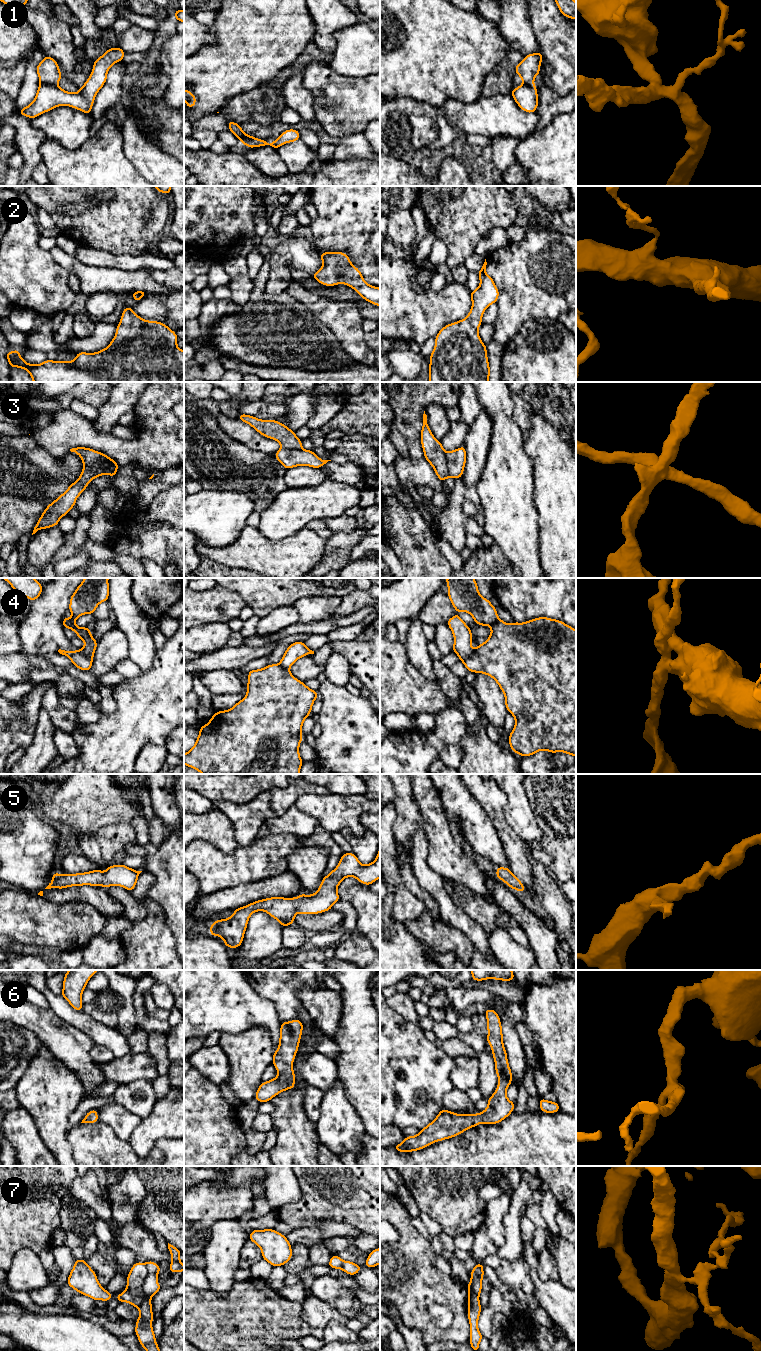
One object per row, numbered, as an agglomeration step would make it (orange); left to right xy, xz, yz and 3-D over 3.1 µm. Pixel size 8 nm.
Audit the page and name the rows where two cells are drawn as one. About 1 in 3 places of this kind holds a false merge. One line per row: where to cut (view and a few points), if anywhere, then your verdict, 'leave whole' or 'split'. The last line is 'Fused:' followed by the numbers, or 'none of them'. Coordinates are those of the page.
1: xy (40, 82), (54, 85) | split
2: no cut | leave whole
3: yz (445, 452), (448, 474), (450, 476) | split
4: yz (473, 649), (463, 662) | split
5: no cut | leave whole
6: no cut | leave whole
7: xy (146, 1264), (147, 1276), (142, 1286), (143, 1300), (137, 1307) | split
Fused: 1, 3, 4, 7

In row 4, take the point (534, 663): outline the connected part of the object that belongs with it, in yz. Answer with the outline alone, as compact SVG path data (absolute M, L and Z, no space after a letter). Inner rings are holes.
M447 578L445 583L448 585L448 597L456 611L467 612L474 618L476 624L480 626L488 625L491 627L489 638L483 644L479 644L476 649L473 649L469 658L464 662L464 665L467 671L483 673L492 677L504 693L505 706L508 712L515 718L515 726L509 734L508 739L510 749L516 754L520 754L522 757L534 755L536 752L541 750L549 751L553 754L556 752L564 752L576 757L576 630L560 620L548 617L538 617L523 623L514 621L512 624L508 624L498 617L497 610L491 604L490 600L480 595L474 578Z

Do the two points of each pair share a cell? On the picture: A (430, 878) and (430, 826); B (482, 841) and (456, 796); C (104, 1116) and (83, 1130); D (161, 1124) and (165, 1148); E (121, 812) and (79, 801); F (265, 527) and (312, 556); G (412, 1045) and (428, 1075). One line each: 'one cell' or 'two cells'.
A: two cells
B: one cell
C: two cells
D: two cells
E: one cell
F: two cells
G: one cell

